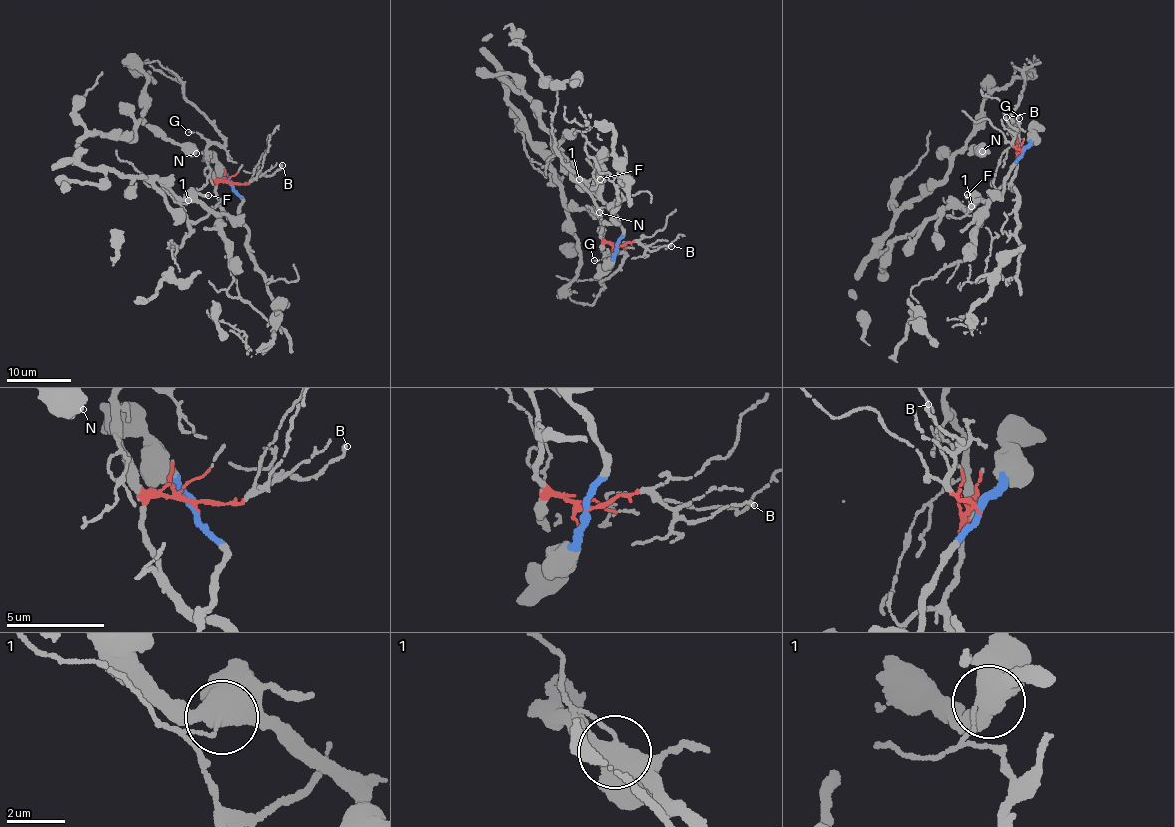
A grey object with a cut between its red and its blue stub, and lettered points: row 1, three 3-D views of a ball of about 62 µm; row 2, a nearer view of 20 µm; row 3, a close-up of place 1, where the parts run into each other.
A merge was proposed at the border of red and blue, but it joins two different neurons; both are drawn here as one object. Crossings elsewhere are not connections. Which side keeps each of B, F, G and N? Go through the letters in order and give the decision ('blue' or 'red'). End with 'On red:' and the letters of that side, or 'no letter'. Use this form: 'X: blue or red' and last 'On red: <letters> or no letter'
B: red
F: blue
G: red
N: blue
On red: B, G

